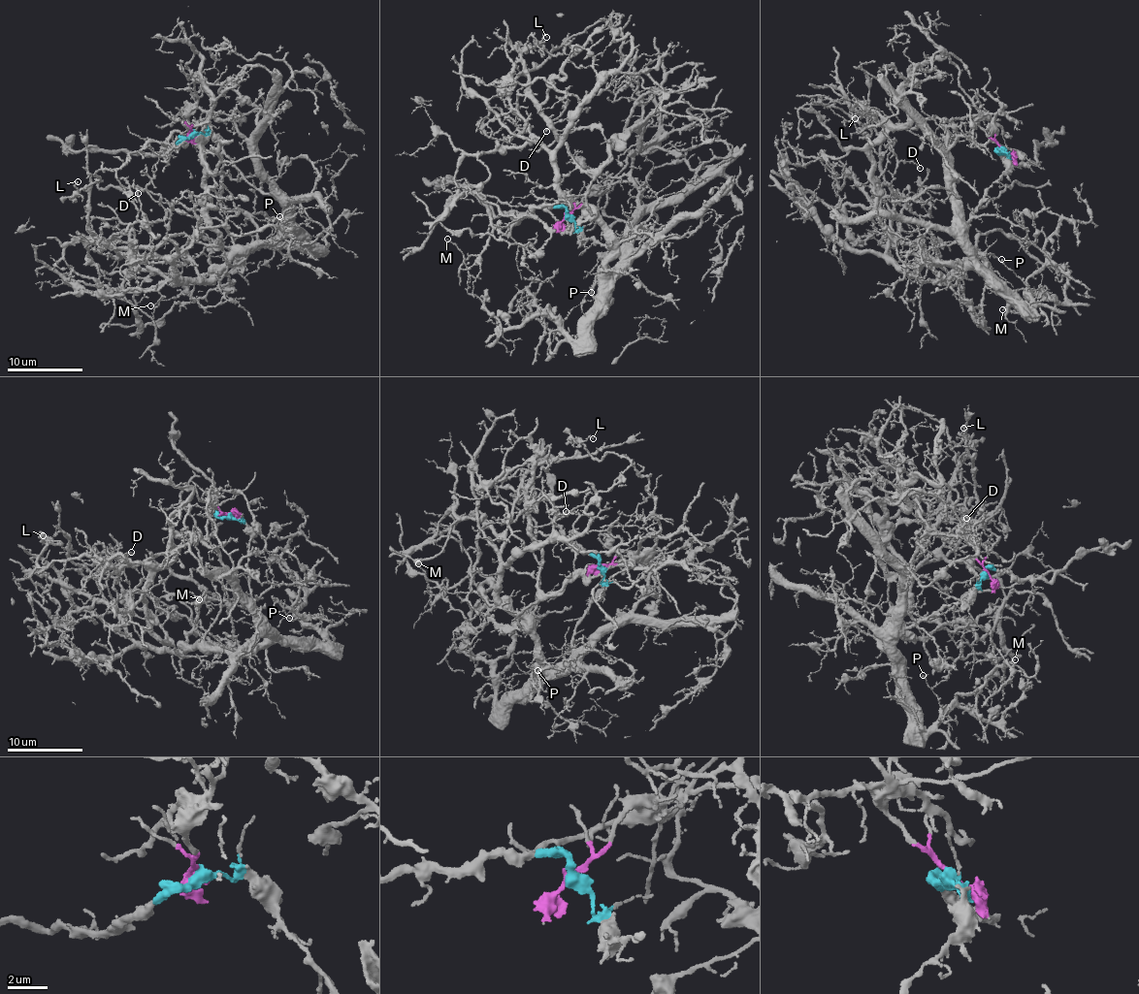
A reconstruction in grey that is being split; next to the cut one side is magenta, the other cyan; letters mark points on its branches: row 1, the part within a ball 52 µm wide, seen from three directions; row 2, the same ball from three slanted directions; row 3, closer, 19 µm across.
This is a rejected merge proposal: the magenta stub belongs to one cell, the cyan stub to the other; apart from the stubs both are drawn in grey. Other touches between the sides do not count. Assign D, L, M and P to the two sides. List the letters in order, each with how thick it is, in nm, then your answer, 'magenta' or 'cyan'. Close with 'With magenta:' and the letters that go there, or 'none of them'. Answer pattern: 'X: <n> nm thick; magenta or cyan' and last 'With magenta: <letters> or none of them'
D: 170 nm thick; magenta
L: 140 nm thick; magenta
M: 110 nm thick; cyan
P: 130 nm thick; cyan
With magenta: D, L

